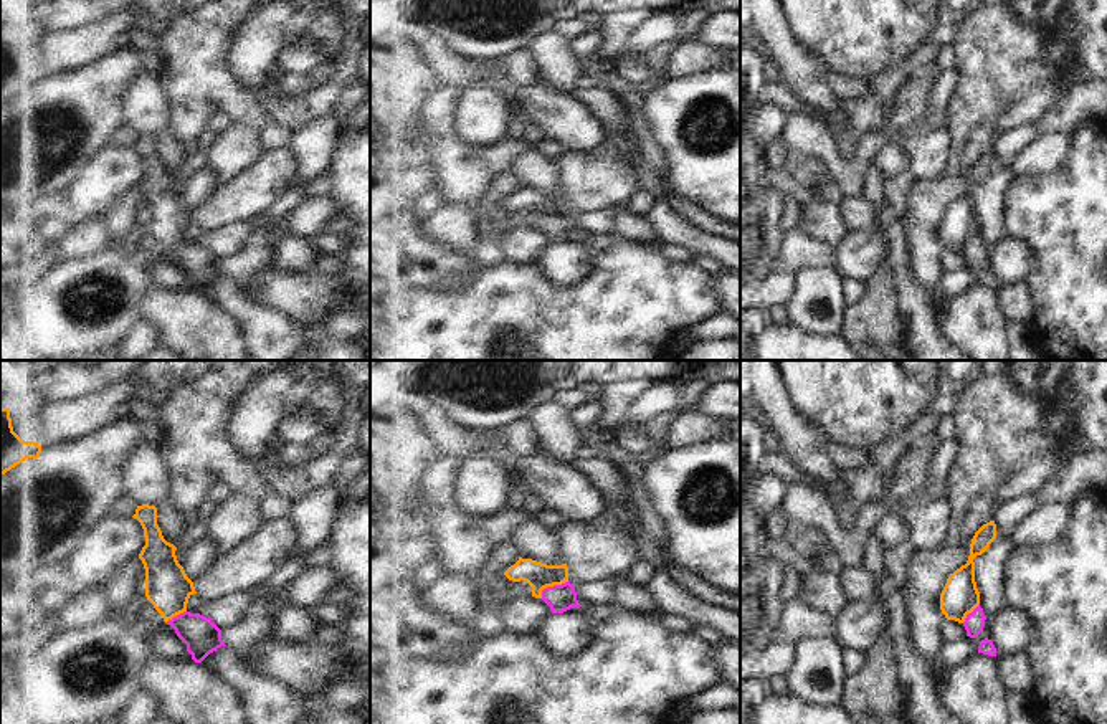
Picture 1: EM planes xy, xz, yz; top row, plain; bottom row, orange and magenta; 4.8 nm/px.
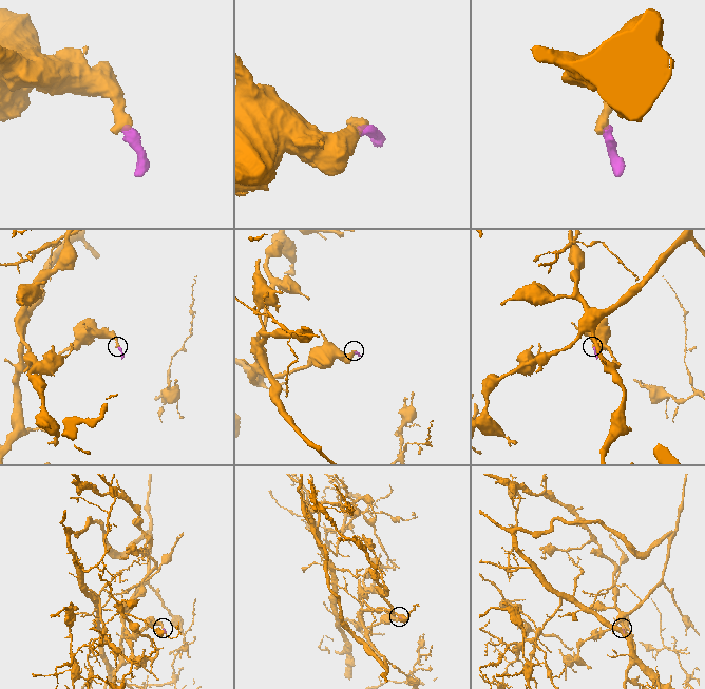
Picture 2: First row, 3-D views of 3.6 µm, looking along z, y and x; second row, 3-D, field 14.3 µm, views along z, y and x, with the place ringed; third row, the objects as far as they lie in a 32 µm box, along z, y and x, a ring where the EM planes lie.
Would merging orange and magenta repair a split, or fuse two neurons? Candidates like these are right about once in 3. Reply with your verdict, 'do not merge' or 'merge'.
merge

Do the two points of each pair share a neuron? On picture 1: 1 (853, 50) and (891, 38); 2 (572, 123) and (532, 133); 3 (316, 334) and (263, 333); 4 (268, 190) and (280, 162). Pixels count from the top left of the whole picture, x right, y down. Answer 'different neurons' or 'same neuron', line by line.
1: same neuron
2: different neurons
3: different neurons
4: same neuron

